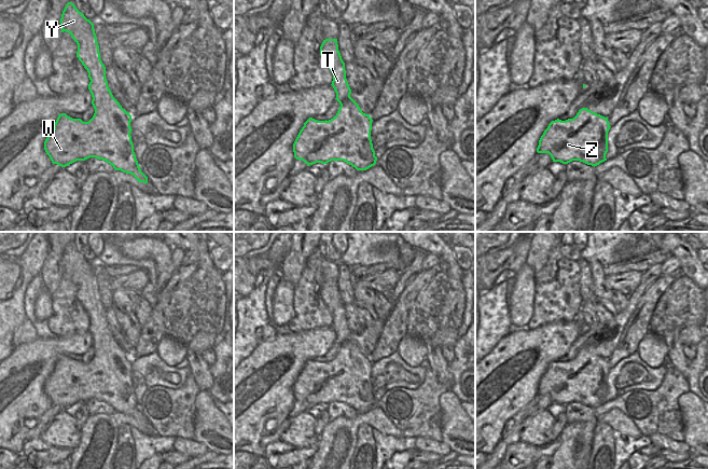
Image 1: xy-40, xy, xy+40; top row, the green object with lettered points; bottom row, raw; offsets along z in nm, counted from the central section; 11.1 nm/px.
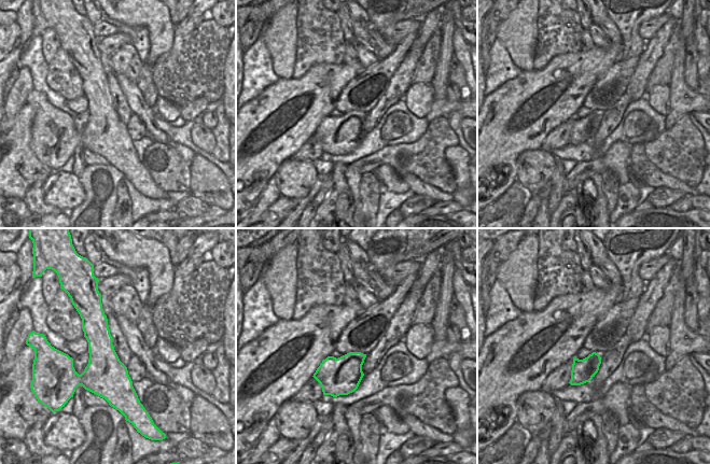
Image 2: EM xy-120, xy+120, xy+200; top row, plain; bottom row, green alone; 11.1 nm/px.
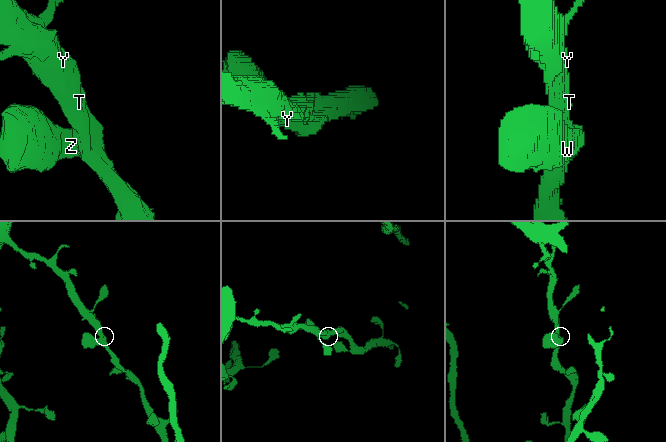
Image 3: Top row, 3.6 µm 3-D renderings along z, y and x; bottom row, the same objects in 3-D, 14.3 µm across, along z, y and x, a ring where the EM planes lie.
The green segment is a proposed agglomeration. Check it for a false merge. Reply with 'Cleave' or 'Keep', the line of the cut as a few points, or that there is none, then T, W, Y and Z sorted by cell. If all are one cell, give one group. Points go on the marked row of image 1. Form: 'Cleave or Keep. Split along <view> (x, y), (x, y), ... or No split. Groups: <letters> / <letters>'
Keep. No split. Groups: T W Y Z

